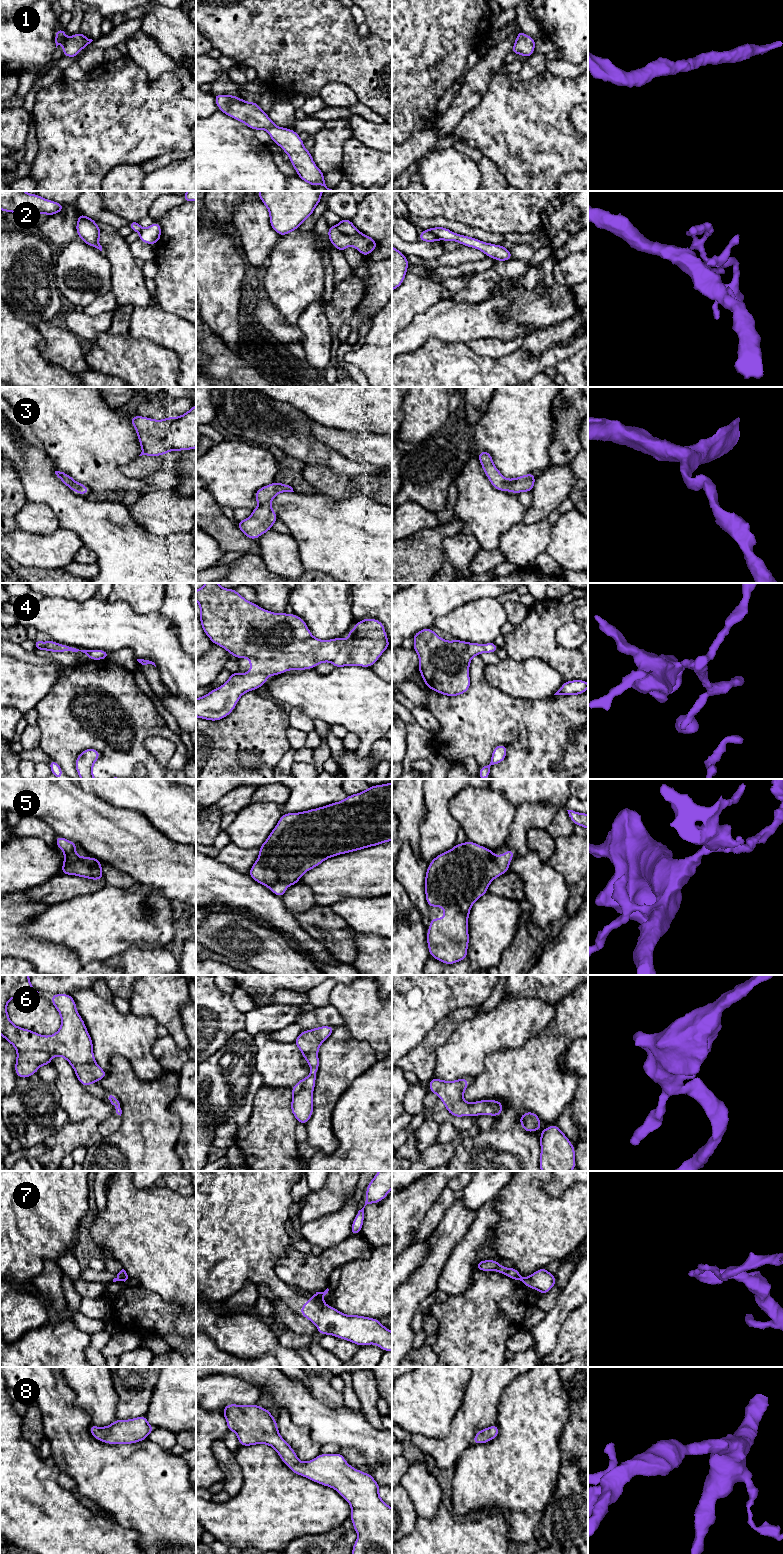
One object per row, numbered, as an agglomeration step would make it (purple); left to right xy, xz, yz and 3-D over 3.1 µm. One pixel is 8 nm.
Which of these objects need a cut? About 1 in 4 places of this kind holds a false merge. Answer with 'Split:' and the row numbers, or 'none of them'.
Split: 2, 7

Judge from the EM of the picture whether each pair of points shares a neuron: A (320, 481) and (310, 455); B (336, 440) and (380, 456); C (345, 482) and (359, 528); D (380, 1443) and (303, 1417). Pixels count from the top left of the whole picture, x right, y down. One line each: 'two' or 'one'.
A: two
B: one
C: two
D: one

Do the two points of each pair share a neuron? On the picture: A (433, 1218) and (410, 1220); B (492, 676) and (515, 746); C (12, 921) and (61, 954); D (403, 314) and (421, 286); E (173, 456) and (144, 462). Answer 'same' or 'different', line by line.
A: different
B: different
C: same
D: same
E: same

